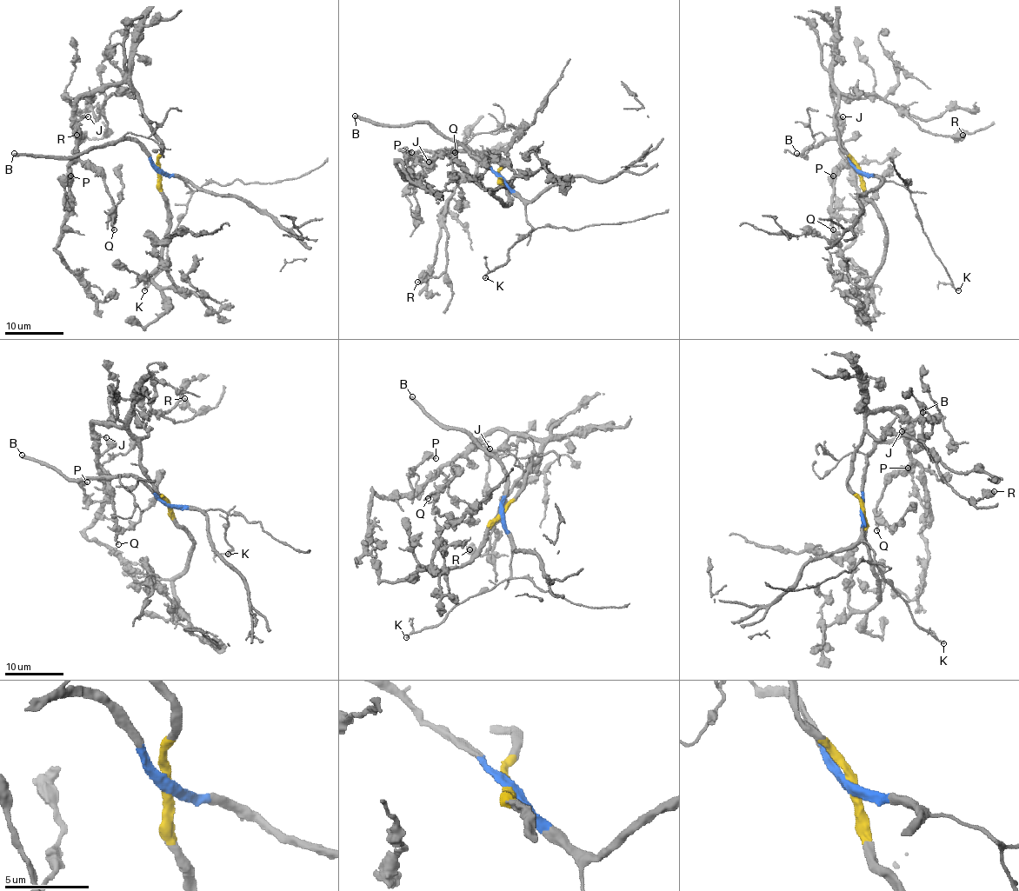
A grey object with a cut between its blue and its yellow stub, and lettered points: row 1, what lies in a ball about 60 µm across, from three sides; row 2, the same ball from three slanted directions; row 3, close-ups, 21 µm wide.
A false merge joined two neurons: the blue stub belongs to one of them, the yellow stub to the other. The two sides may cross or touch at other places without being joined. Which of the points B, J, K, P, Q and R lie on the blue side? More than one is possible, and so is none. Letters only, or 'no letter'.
B, K

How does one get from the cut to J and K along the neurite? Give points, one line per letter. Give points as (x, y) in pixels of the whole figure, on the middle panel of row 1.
J: (501, 177), (502, 159), (486, 154), (474, 156), (467, 150), (428, 150), (416, 156), (429, 161)
K: (501, 177), (524, 205), (531, 229), (508, 251), (508, 260), (490, 270), (484, 278)

